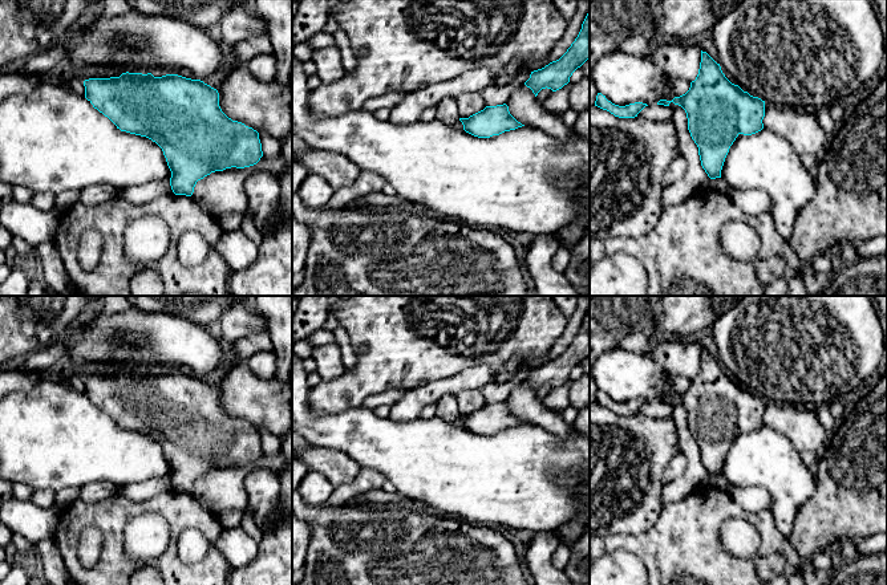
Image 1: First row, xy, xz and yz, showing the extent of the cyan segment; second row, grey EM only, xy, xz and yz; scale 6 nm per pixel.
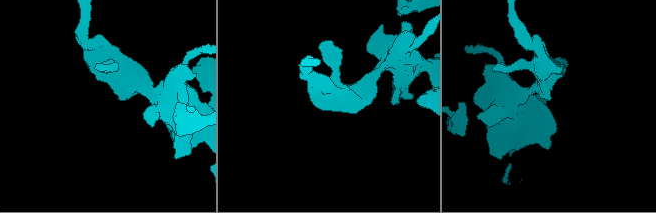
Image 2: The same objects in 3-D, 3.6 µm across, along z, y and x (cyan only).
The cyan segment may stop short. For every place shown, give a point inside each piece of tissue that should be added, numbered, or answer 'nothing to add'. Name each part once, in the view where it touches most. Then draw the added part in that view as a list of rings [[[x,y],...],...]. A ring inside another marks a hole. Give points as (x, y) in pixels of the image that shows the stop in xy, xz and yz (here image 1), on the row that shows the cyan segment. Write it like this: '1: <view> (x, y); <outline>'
nothing to add

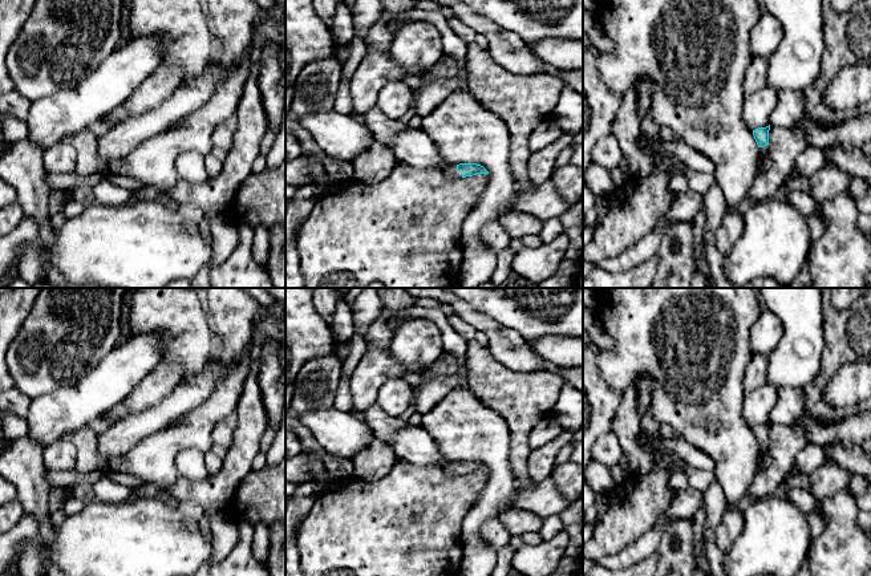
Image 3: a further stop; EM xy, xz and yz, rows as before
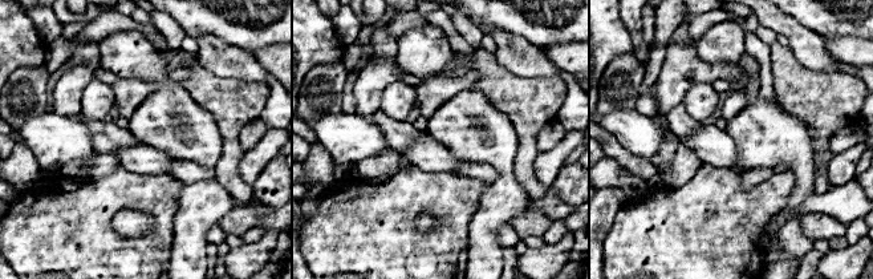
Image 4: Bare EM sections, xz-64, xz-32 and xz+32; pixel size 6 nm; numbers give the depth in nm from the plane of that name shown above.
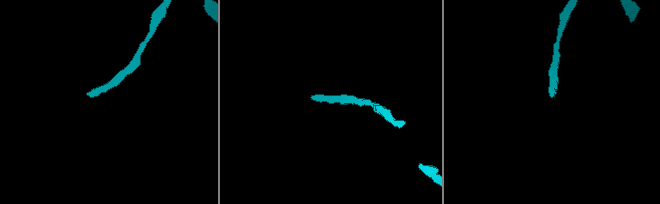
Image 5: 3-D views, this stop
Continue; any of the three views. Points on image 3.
1: xz (450, 171); [[[450,165],[442,170],[446,179],[458,179],[462,178],[461,173],[457,170],[457,165]]]

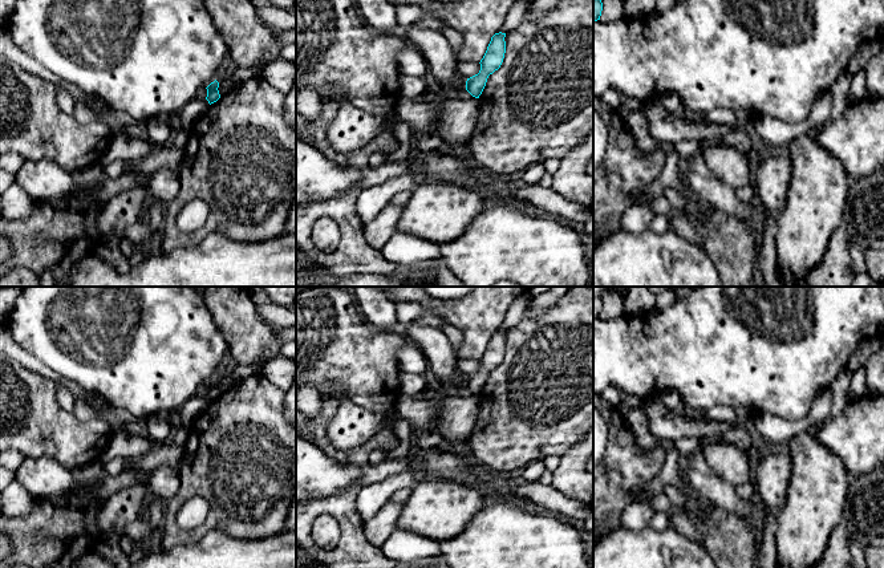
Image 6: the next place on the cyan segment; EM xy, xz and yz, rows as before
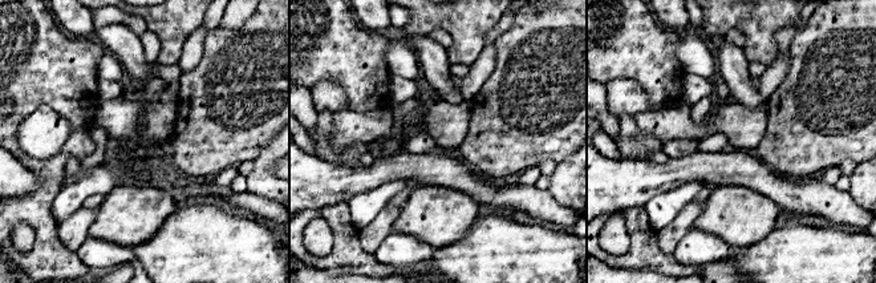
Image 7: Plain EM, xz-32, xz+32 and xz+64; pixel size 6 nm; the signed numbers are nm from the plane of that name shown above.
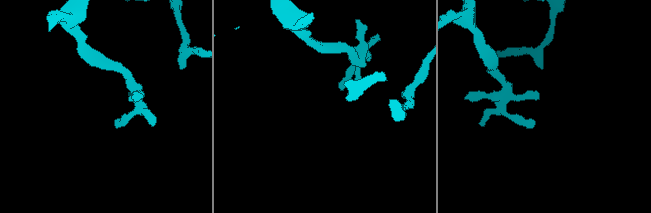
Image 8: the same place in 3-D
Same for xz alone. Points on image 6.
nothing to add

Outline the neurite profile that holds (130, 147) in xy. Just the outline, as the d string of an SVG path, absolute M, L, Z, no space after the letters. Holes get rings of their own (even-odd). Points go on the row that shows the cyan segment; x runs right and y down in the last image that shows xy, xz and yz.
M114 133L111 141L100 159L101 166L113 162L125 162L129 167L147 157L154 146L139 133Z

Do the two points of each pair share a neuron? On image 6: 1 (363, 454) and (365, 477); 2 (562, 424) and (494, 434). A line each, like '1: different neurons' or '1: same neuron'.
1: different neurons
2: same neuron

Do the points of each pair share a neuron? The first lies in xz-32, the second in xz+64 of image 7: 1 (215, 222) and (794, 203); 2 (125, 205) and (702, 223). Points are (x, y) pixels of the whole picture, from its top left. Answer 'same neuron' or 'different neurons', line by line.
1: different neurons
2: same neuron

